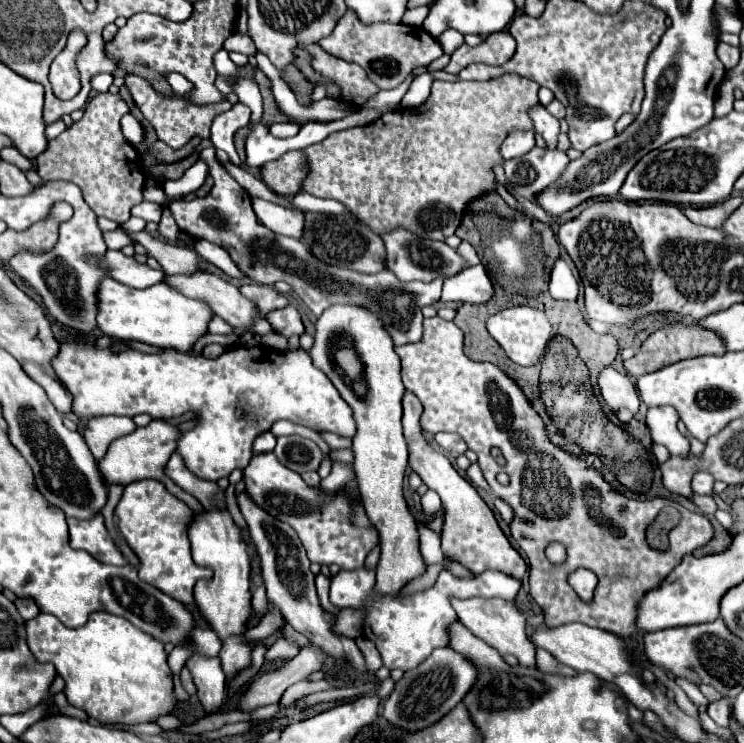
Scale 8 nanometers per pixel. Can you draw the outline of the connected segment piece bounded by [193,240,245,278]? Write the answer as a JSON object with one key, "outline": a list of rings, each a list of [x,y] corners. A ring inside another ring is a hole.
{"outline":[[[197,240],[193,248],[195,248],[195,252],[197,252],[203,260],[207,260],[207,262],[215,264],[217,268],[221,268],[227,276],[231,276],[231,278],[245,278],[245,274],[235,266],[235,262],[233,262],[231,256],[227,254],[227,250],[219,248],[217,244],[207,242],[207,240]]]}

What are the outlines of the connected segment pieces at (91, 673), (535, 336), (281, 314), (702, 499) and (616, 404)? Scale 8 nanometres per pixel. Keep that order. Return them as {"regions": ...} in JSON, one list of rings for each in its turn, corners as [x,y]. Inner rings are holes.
{"regions":[[[[95,612],[81,628],[67,628],[51,614],[39,614],[25,622],[27,644],[37,660],[55,664],[65,680],[67,700],[99,722],[139,724],[149,722],[175,708],[173,676],[167,666],[163,644],[139,632],[119,616]]],[[[515,306],[509,310],[497,312],[495,316],[488,319],[486,328],[488,333],[497,340],[497,344],[501,344],[501,348],[507,352],[507,356],[514,363],[524,367],[539,362],[543,348],[547,346],[553,336],[553,330],[551,330],[547,316],[541,310],[531,308],[531,306]]],[[[285,306],[281,310],[273,310],[267,314],[267,322],[271,324],[271,328],[287,338],[291,338],[293,334],[301,336],[303,334],[303,322],[301,316],[297,312],[295,306]]],[[[693,494],[691,500],[693,500],[693,502],[699,506],[699,510],[703,510],[705,514],[715,514],[715,512],[717,512],[717,504],[715,504],[713,496],[697,496],[697,494]]],[[[605,368],[599,374],[599,392],[613,414],[617,414],[621,408],[627,408],[633,414],[639,410],[639,394],[627,374]]]]}

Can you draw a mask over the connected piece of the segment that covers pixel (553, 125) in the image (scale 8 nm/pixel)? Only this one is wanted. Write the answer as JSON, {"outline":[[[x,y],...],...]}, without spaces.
{"outline":[[[541,104],[529,108],[529,118],[533,120],[533,130],[547,140],[547,148],[555,148],[557,134],[559,134],[559,122],[557,122],[557,118],[551,116],[545,110],[545,106],[541,106]]]}

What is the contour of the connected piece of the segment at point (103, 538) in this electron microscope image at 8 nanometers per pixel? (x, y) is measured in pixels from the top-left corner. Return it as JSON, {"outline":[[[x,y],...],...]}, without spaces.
{"outline":[[[97,512],[91,520],[75,520],[67,518],[69,524],[69,540],[71,548],[89,552],[95,560],[111,566],[123,566],[127,560],[123,554],[115,548],[105,524],[101,512]]]}

